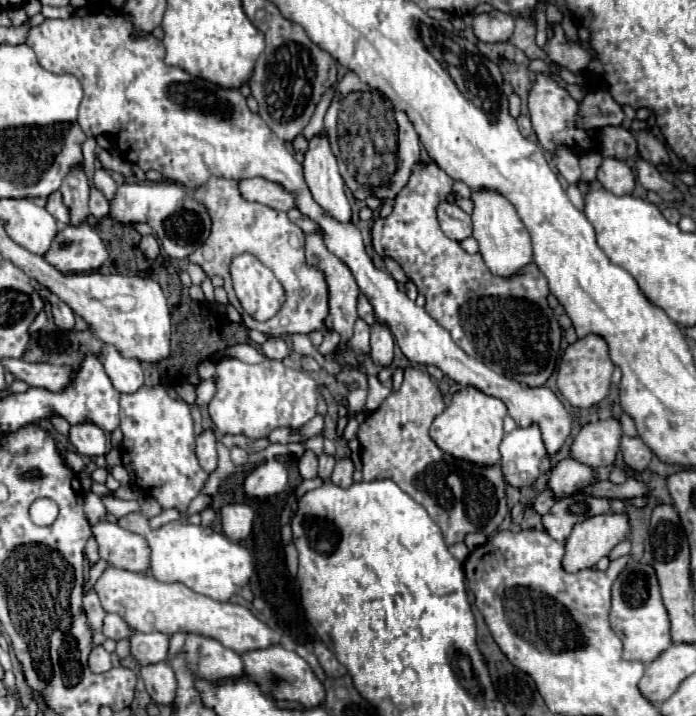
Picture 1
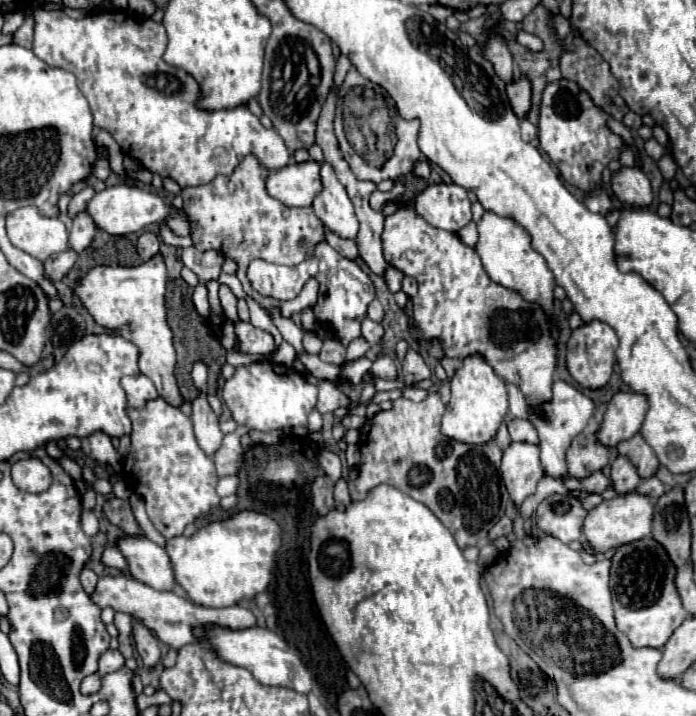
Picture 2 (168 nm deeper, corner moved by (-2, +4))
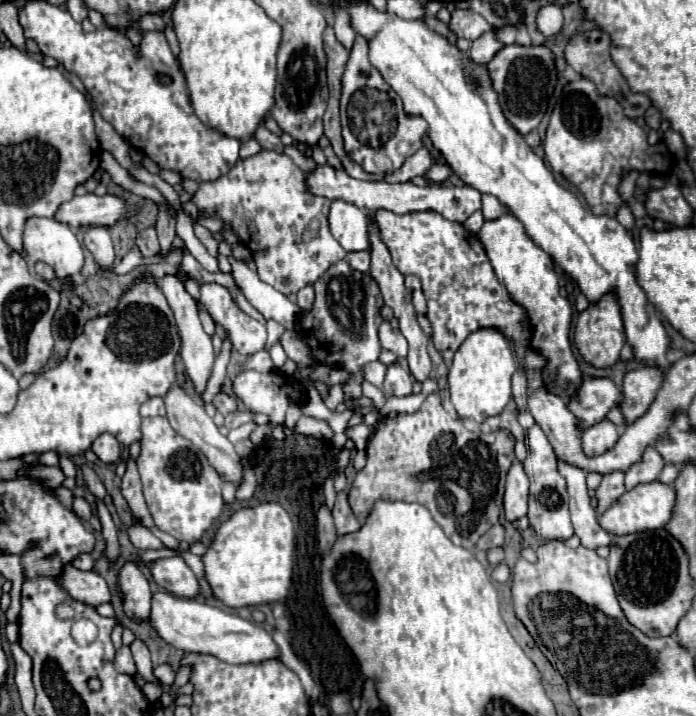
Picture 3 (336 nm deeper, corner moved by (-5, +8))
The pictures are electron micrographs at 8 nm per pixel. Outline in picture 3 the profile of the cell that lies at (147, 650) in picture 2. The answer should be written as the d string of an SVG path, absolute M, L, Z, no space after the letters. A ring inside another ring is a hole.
M124 563L118 573L118 585L124 593L124 613L136 623L148 621L152 609L152 591L148 579L134 563Z

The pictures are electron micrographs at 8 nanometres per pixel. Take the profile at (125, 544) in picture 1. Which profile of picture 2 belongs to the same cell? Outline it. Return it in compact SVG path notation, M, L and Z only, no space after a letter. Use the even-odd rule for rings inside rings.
M123 537L117 543L119 551L129 561L129 571L141 583L157 589L171 591L175 589L175 573L167 551L147 537Z

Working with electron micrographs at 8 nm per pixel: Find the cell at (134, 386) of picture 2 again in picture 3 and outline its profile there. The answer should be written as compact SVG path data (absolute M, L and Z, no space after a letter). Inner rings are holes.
M152 397L152 399L148 399L148 401L146 401L146 403L140 407L140 415L142 415L142 417L156 417L156 415L166 415L162 397Z

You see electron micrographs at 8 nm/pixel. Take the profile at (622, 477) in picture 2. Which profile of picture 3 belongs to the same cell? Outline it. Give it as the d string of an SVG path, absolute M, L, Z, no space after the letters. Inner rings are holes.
M612 471L612 473L604 475L600 487L596 489L598 513L608 509L624 491L626 491L626 487L624 487L624 473L622 471Z

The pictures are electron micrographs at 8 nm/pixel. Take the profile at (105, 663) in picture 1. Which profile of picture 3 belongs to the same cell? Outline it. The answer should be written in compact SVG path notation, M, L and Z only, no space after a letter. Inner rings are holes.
M120 647L120 649L116 651L114 667L116 667L116 671L120 671L120 673L128 673L128 675L134 675L134 673L136 673L130 647Z

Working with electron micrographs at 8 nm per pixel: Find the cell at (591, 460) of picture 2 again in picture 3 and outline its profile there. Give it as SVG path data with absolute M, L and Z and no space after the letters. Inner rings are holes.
M606 419L582 431L582 449L588 457L598 457L610 451L616 441L618 441L618 427Z

